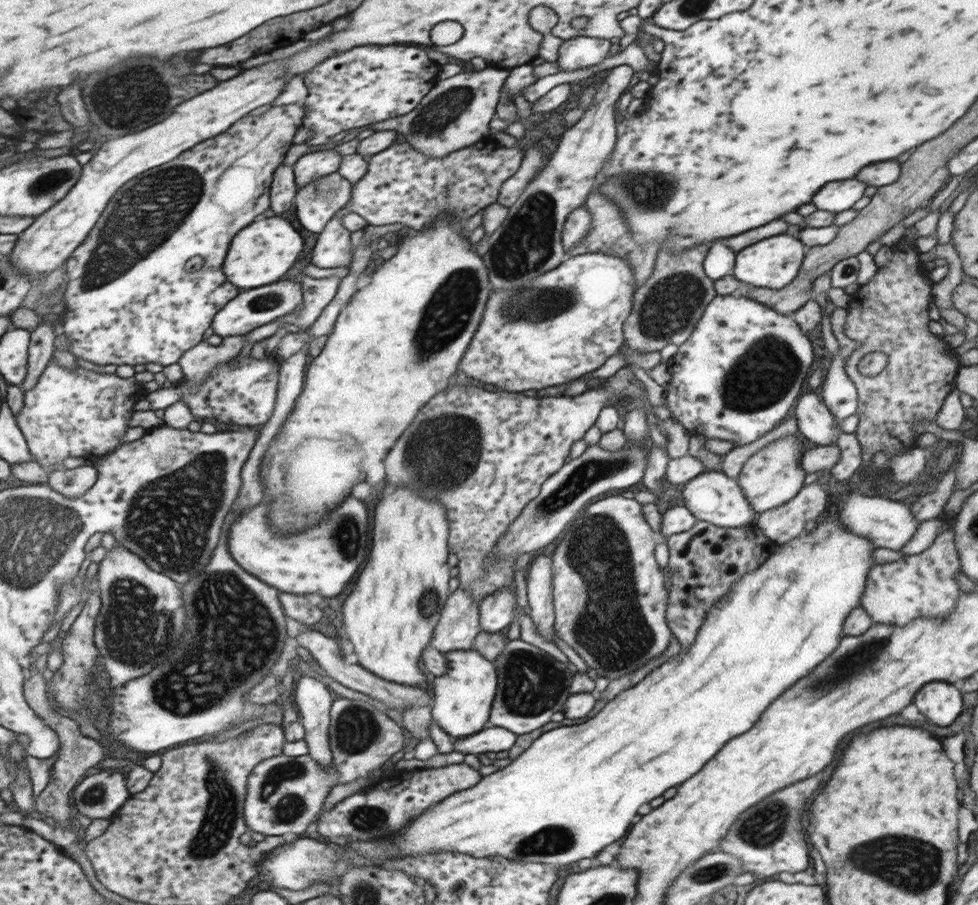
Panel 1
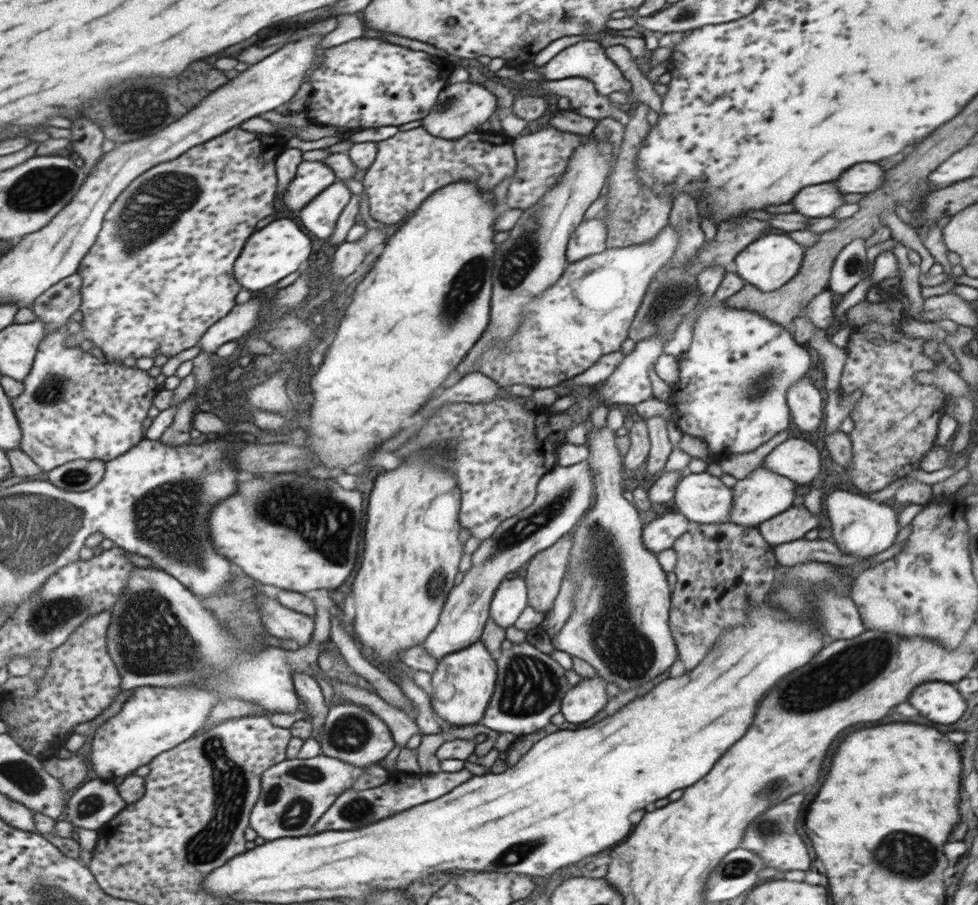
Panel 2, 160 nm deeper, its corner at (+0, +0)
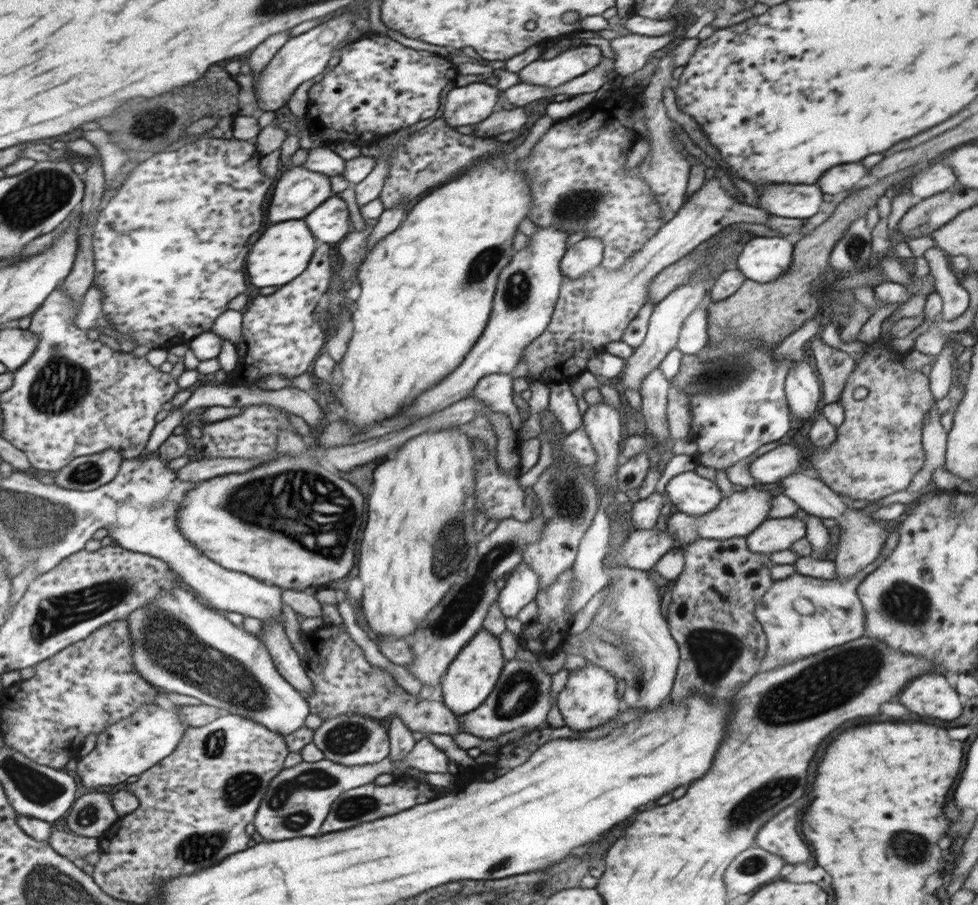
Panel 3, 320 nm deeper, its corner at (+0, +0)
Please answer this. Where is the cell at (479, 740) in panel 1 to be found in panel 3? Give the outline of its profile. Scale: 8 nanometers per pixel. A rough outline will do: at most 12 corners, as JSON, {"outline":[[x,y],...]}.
{"outline":[[428,737],[392,762],[282,769],[254,820],[274,842],[320,835],[345,790],[407,768],[449,774]]}

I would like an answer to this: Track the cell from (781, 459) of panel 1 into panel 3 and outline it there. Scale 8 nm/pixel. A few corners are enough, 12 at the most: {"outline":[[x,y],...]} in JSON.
{"outline":[[752,486],[702,516],[664,526],[678,546],[745,537],[767,519],[770,492]]}

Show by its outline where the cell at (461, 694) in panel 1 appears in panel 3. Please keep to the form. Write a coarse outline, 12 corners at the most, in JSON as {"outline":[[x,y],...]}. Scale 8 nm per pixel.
{"outline":[[480,629],[441,677],[456,717],[476,710],[505,663],[498,637]]}

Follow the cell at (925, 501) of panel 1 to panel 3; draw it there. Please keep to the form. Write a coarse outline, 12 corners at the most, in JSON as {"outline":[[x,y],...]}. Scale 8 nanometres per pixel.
{"outline":[[795,572],[755,606],[786,665],[865,636],[857,586]]}

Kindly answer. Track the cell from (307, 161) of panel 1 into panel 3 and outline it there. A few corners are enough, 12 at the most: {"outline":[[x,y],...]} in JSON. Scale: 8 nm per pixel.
{"outline":[[303,166],[278,176],[270,224],[305,218],[333,195],[330,176]]}

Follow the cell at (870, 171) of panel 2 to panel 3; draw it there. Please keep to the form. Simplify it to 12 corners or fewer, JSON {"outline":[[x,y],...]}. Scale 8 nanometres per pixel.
{"outline":[[842,164],[818,180],[823,194],[840,194],[869,180],[862,164]]}

